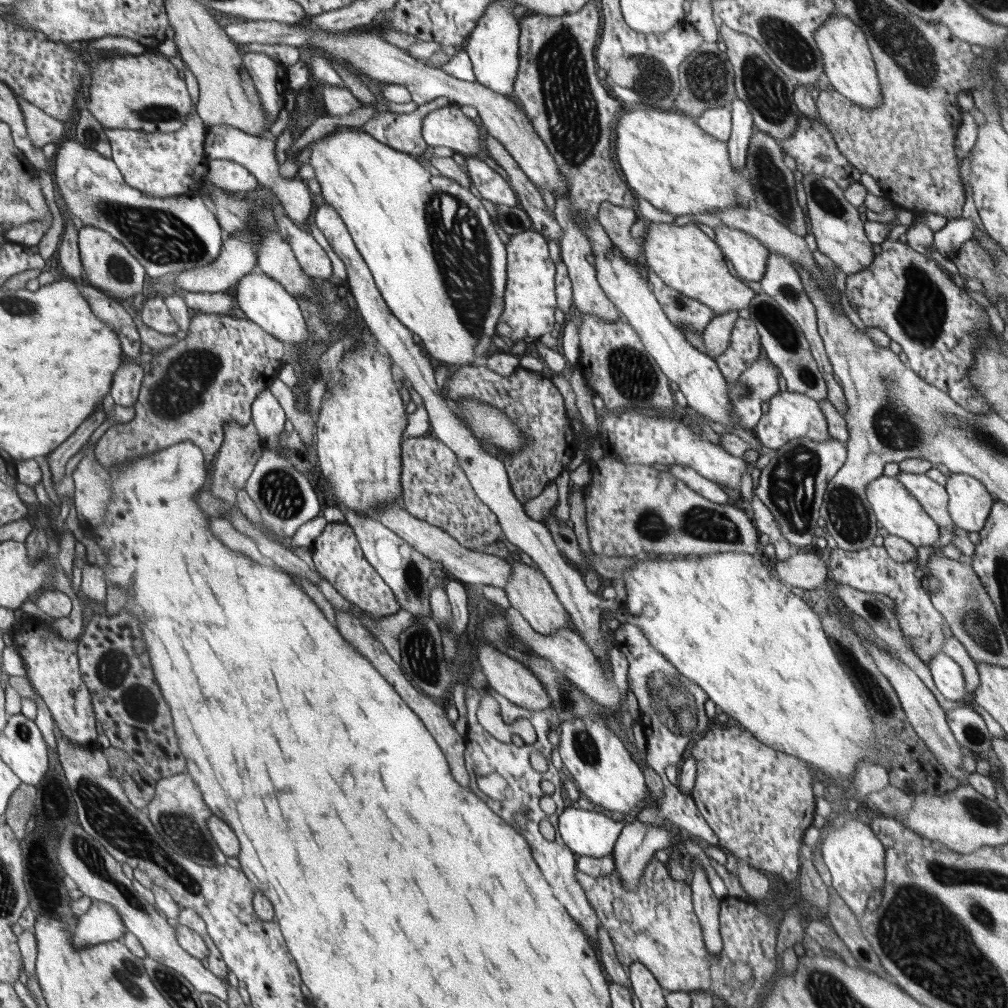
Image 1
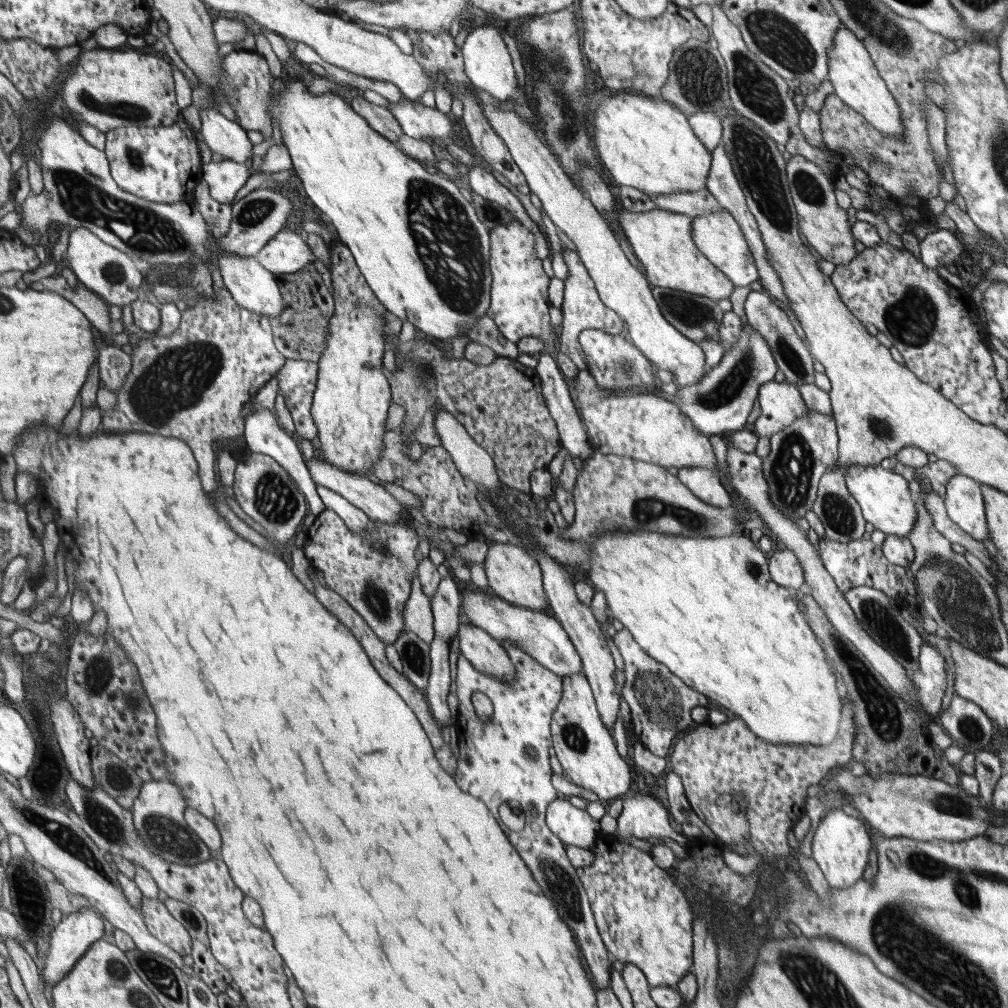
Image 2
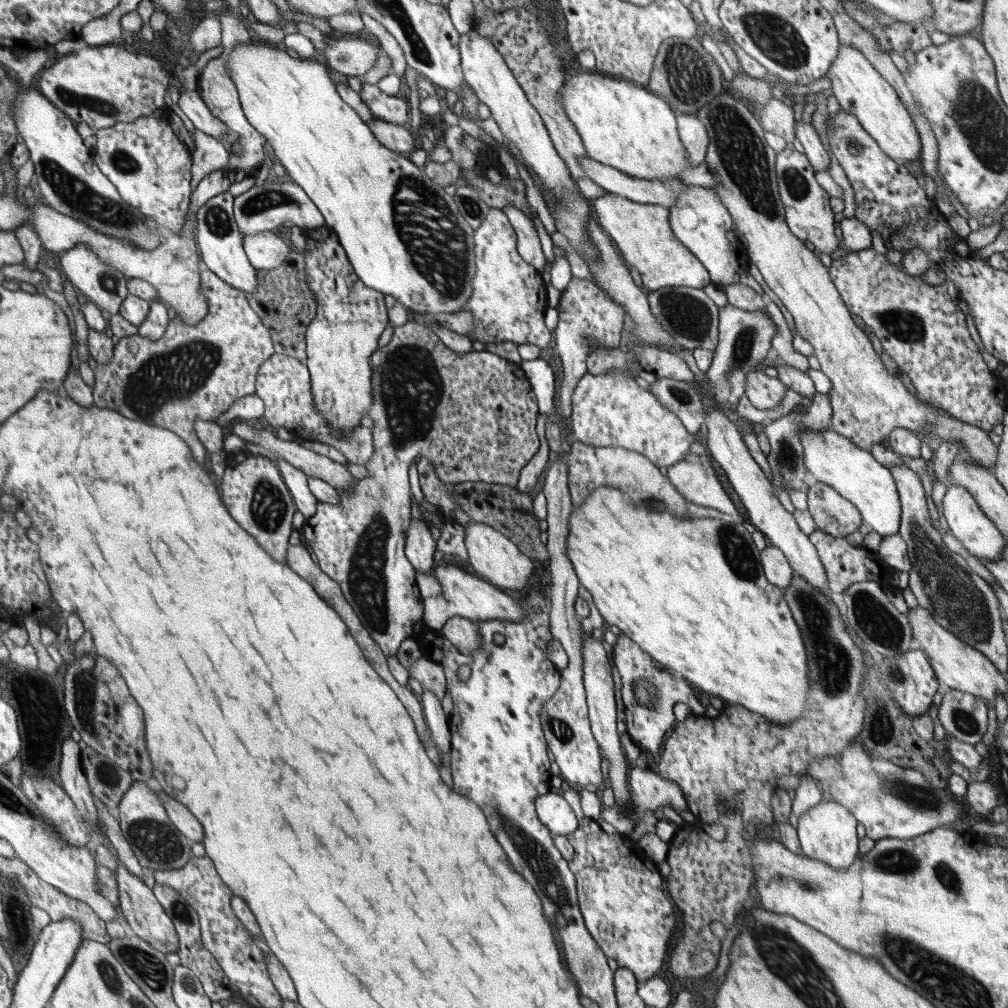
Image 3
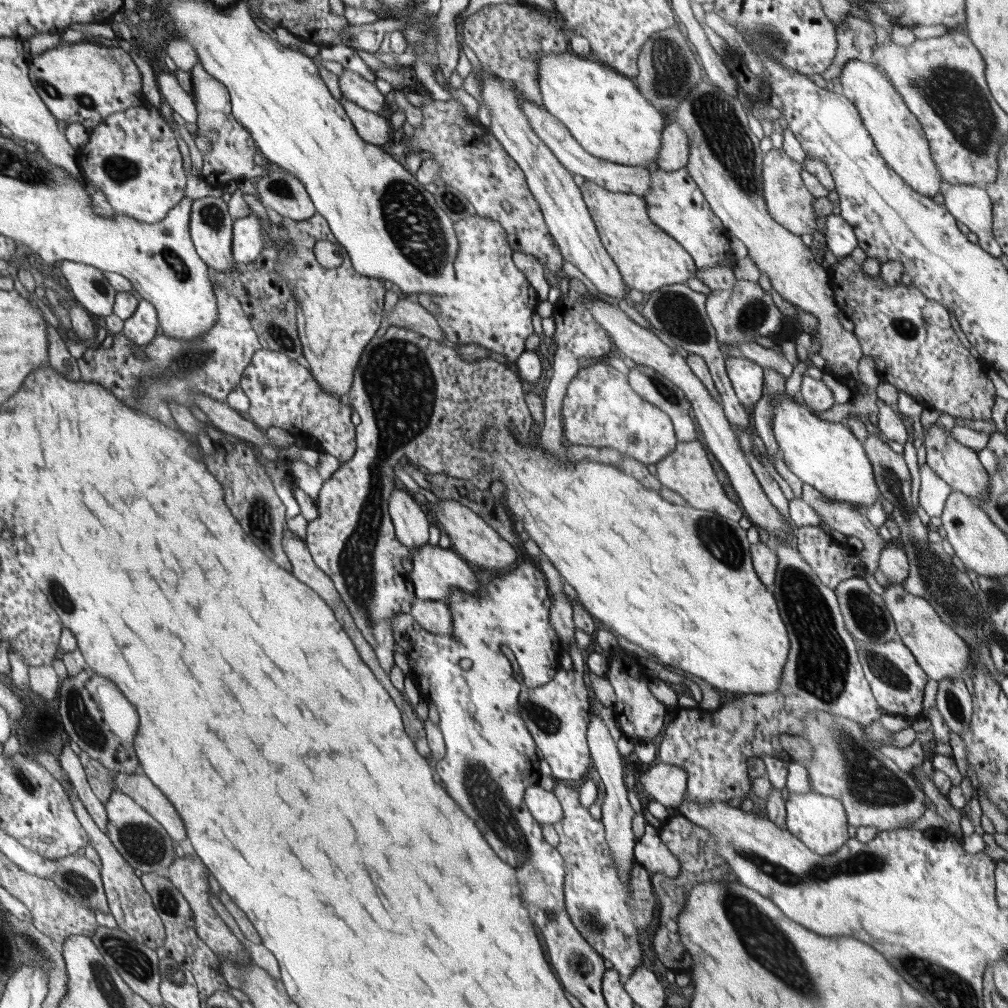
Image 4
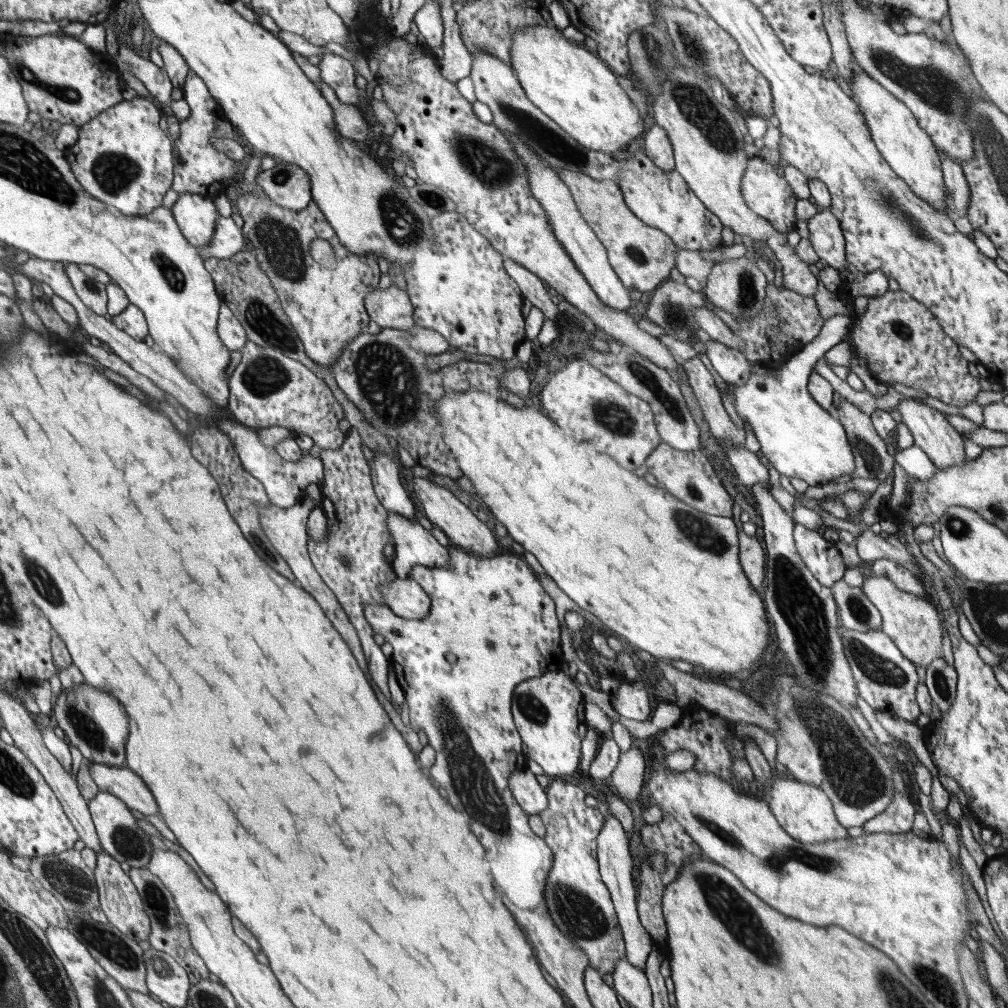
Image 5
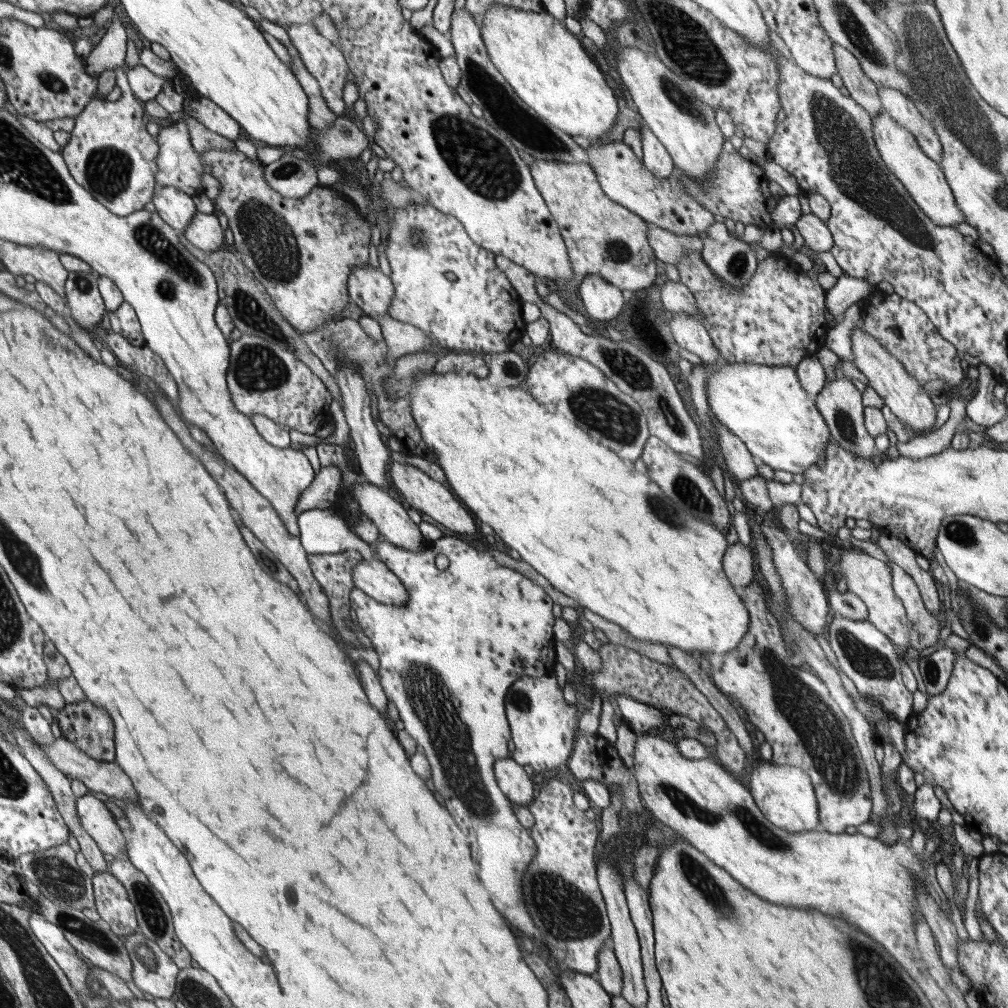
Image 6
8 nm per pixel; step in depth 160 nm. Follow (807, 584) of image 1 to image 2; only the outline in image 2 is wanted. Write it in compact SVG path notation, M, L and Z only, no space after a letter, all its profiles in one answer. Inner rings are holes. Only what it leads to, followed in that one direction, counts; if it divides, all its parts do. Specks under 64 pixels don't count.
M780 548L767 558L769 574L774 582L786 588L798 589L805 582L805 574L798 558L790 550Z

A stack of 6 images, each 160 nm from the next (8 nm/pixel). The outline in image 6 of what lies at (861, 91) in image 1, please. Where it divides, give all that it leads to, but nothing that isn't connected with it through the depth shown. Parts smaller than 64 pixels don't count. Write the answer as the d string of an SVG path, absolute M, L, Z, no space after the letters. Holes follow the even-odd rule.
M884 110L872 119L872 128L873 139L882 160L904 185L923 213L938 226L955 228L957 224L965 222L964 214L958 208L953 190L950 188L940 164L926 156L926 153L918 146L914 134L896 122L890 113L884 112Z

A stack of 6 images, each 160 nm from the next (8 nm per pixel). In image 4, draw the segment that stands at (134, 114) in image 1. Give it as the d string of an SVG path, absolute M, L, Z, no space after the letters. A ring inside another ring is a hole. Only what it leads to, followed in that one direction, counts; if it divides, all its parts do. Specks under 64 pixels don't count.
M80 41L61 43L40 55L27 54L30 78L57 119L84 125L88 130L98 126L111 114L142 106L142 74L138 64L120 47L106 47Z

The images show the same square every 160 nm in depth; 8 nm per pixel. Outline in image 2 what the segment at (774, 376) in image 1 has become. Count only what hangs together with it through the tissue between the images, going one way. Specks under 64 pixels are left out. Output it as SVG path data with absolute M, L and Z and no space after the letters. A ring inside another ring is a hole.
M743 324L738 343L723 352L722 360L716 367L711 367L700 382L690 386L679 386L676 398L680 398L679 410L691 419L696 430L710 436L722 434L729 436L731 431L748 428L747 420L758 398L759 388L771 380L778 370L778 365L764 338L750 324Z

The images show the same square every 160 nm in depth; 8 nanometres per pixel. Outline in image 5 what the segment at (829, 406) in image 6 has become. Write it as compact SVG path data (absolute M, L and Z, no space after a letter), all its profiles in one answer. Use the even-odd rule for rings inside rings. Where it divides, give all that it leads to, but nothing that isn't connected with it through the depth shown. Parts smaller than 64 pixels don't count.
M841 399L838 407L833 407L832 413L845 428L849 445L855 458L855 471L852 476L860 478L874 478L878 482L884 482L885 478L894 475L895 458L886 451L886 440L883 439L873 427L871 416L861 412L854 404Z

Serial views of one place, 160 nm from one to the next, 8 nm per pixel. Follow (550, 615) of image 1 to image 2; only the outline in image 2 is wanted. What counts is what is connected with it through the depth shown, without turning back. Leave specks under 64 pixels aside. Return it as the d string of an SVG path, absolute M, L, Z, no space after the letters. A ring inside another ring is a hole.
M490 541L488 554L484 560L485 573L488 578L489 587L494 594L508 602L518 606L526 606L530 610L542 613L548 608L547 594L542 588L542 575L540 574L539 562L536 562L526 548L521 548L511 543L498 543Z

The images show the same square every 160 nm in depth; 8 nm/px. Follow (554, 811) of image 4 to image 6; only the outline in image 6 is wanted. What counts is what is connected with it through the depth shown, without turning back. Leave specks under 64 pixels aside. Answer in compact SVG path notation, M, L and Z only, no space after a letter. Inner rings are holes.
M512 757L495 764L495 778L502 792L514 805L530 805L537 793L535 777L530 777Z

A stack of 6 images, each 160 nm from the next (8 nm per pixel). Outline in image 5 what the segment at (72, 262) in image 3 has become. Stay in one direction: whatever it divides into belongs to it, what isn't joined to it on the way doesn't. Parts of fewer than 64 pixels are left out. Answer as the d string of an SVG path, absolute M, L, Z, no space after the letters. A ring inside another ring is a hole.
M74 263L65 264L67 274L70 276L71 283L74 284L75 292L86 308L90 308L92 312L104 316L107 313L106 286L94 278L88 278L80 267Z

